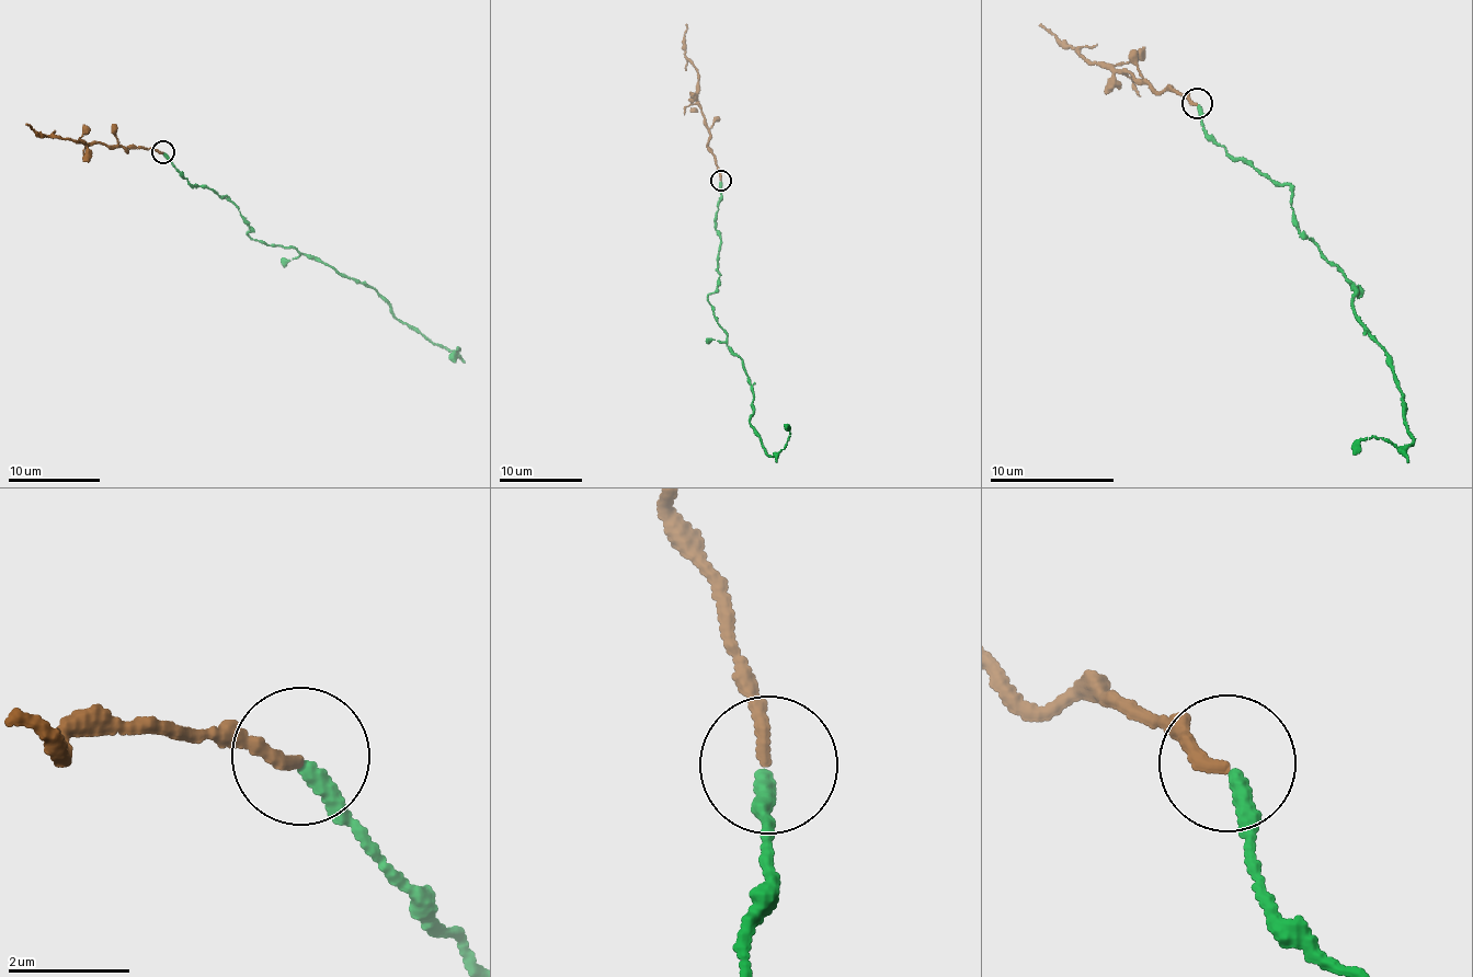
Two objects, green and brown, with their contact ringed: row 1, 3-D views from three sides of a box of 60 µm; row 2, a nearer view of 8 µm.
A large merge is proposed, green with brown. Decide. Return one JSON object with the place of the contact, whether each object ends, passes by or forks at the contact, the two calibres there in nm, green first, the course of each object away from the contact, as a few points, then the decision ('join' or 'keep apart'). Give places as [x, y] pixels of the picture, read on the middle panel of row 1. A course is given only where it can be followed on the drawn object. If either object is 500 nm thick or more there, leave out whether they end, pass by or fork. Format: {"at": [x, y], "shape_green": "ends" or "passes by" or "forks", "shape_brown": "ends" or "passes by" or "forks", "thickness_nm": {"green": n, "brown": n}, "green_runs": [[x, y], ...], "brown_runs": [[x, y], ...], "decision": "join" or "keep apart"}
{"at": [721, 181], "shape_green": "ends", "shape_brown": "ends", "thickness_nm": {"green": 280, "brown": 200}, "green_runs": [[720, 182], [720, 275], [707, 298], [739, 355], [753, 397], [749, 416], [767, 455], [786, 446], [784, 424]], "brown_runs": [[721, 180], [708, 148], [698, 100], [697, 75], [686, 57], [685, 24]], "decision": "join"}

